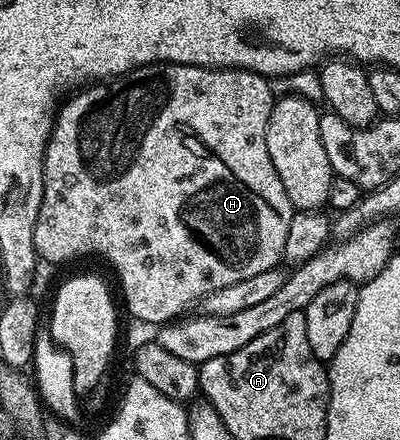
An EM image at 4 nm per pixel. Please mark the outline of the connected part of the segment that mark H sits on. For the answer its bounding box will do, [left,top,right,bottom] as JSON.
[33,62,293,324]

